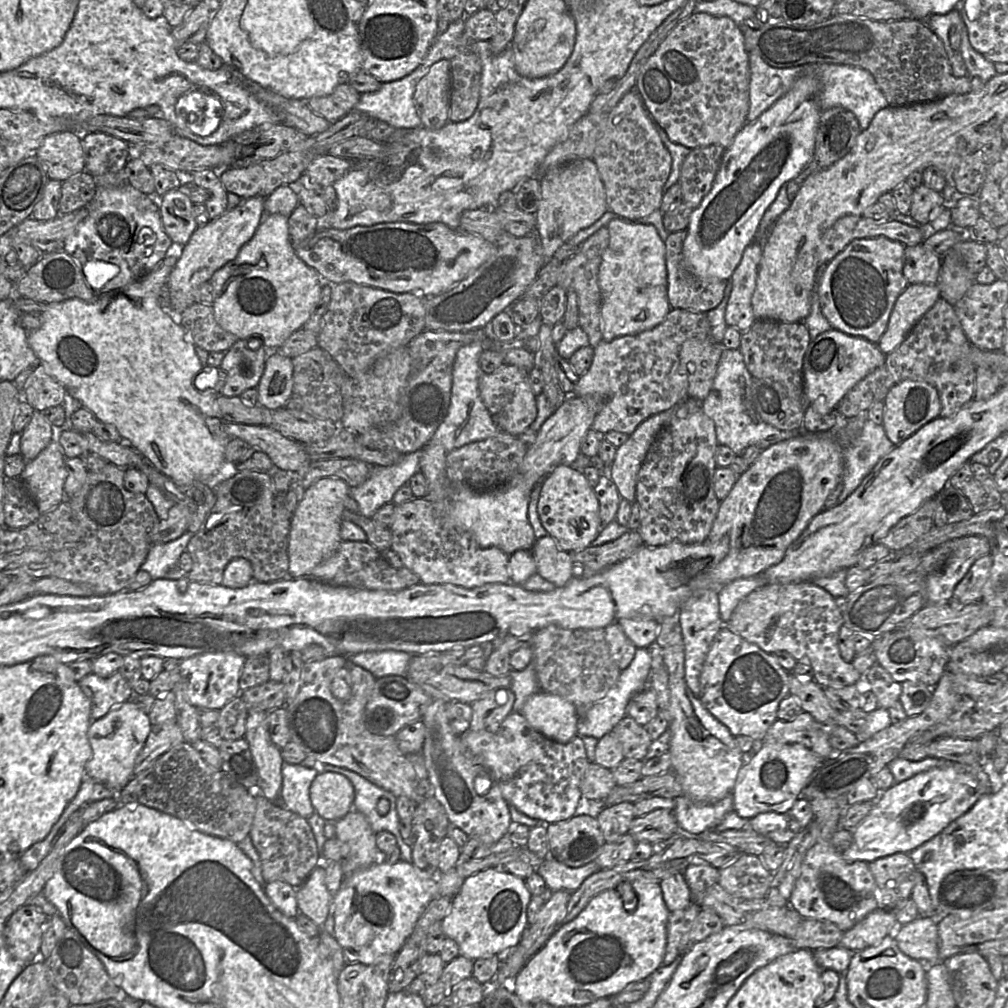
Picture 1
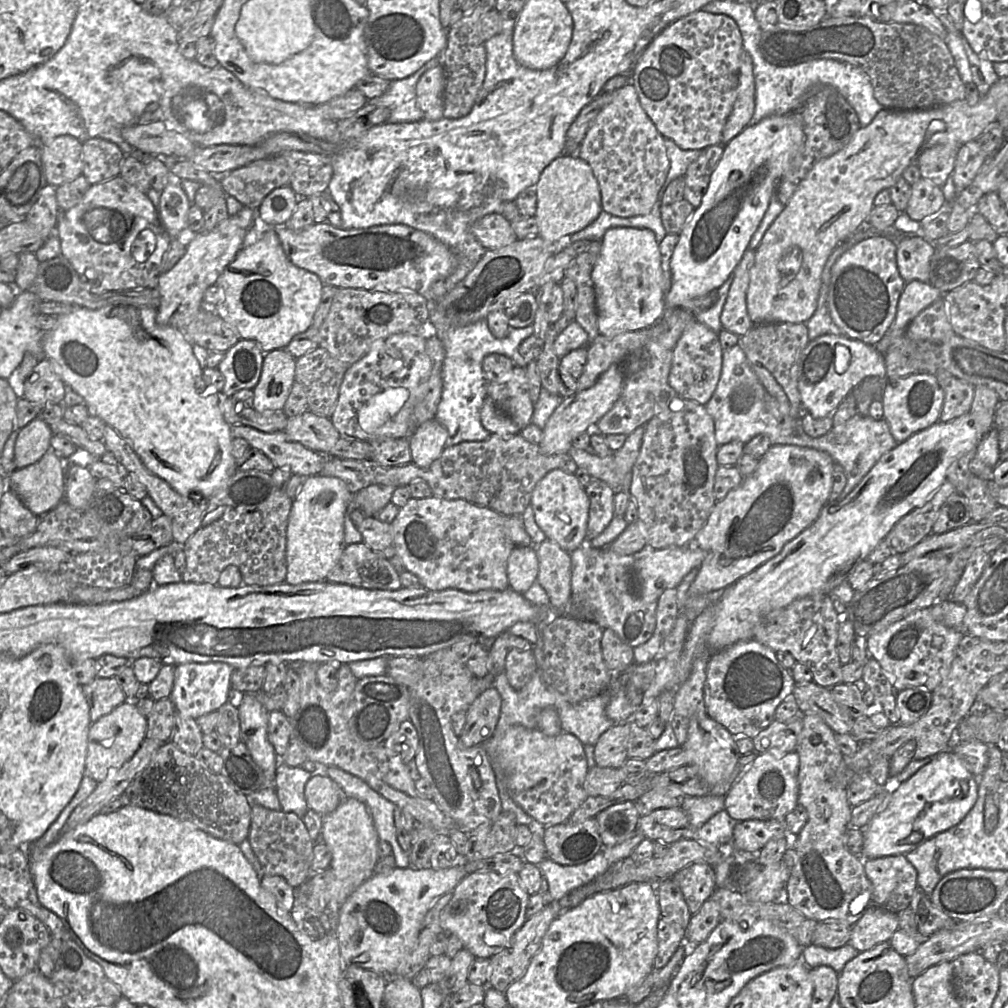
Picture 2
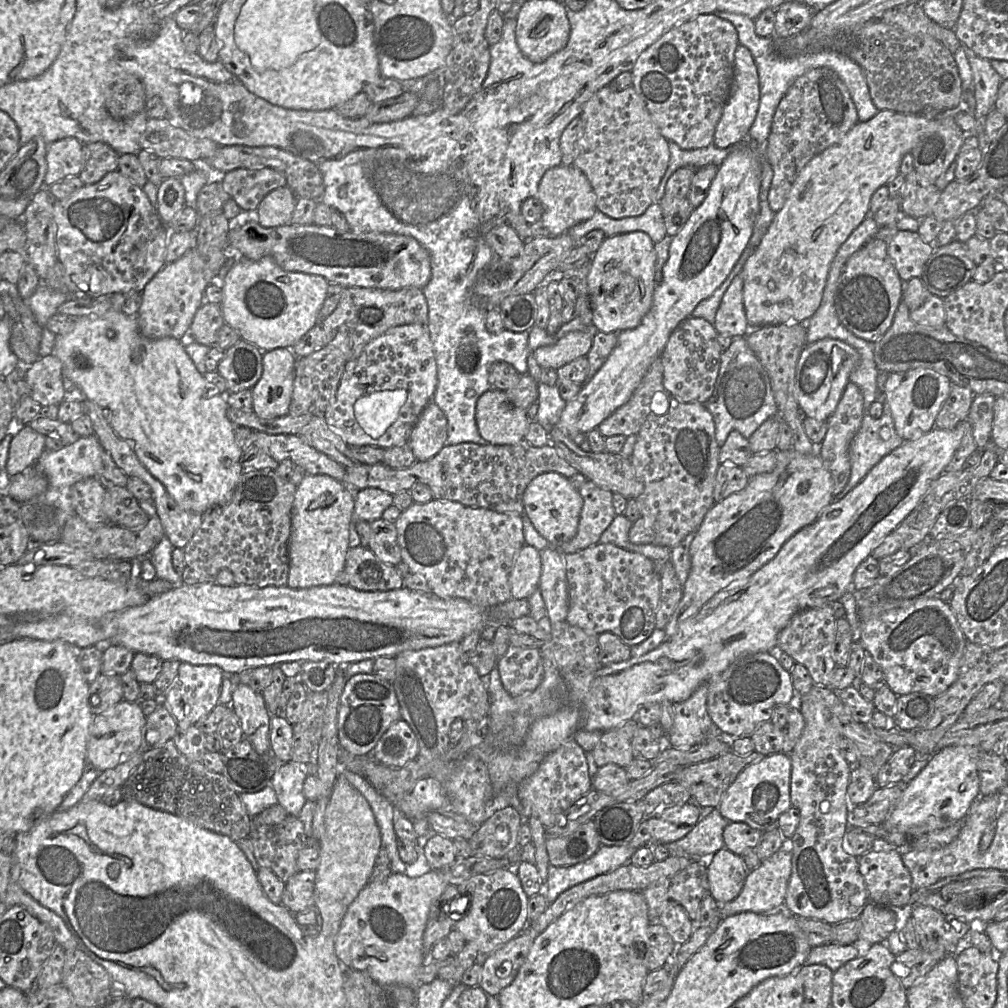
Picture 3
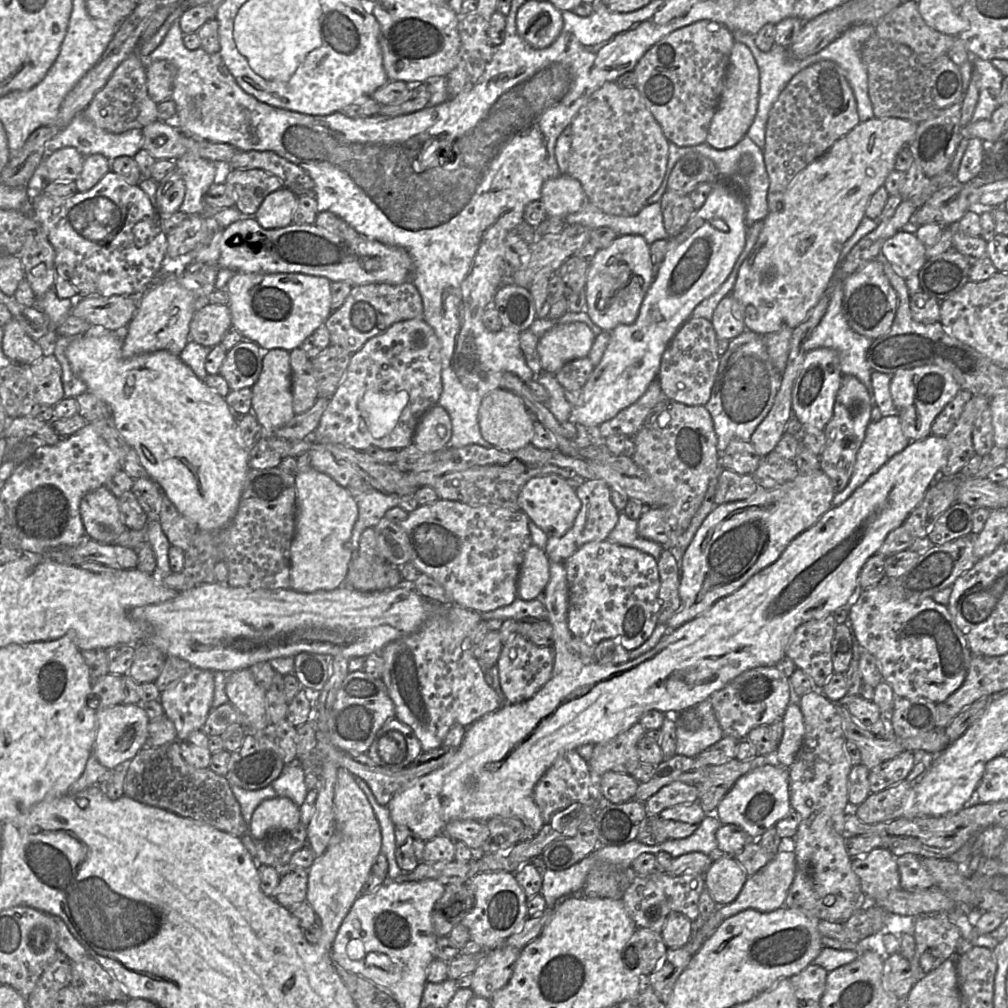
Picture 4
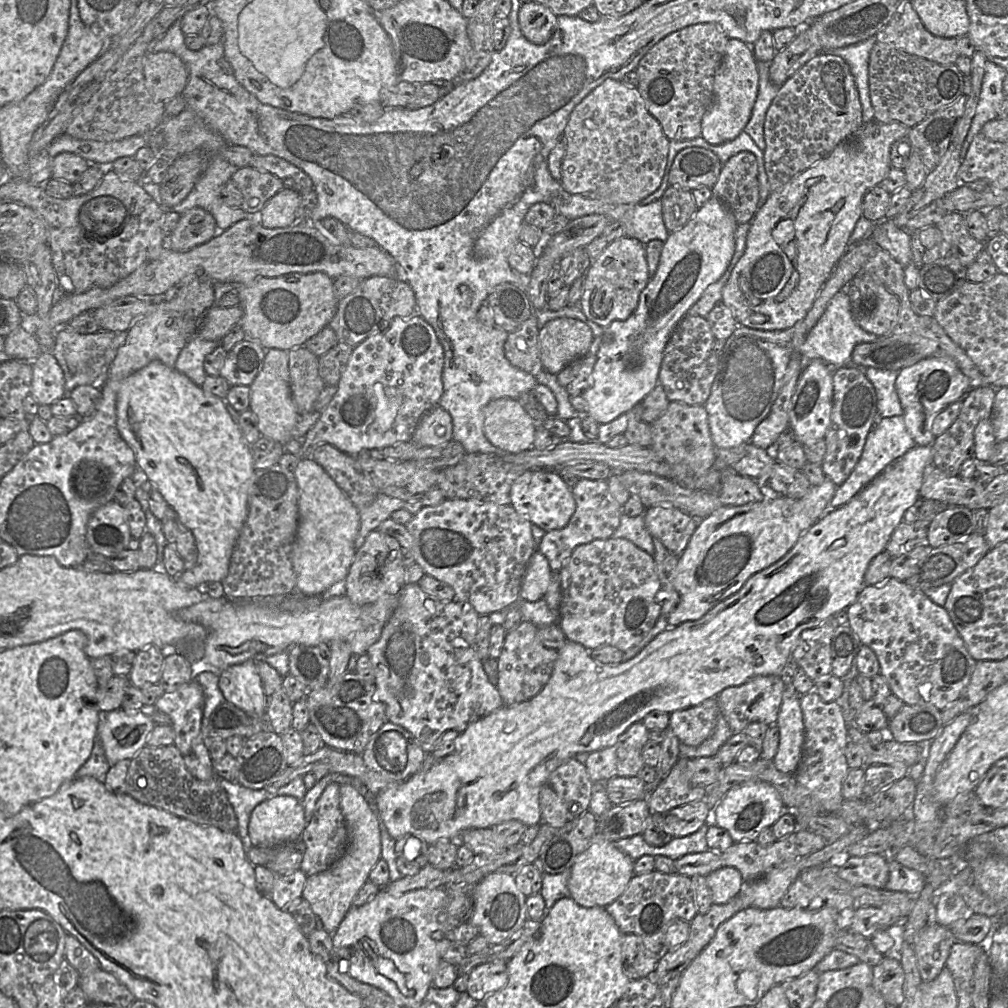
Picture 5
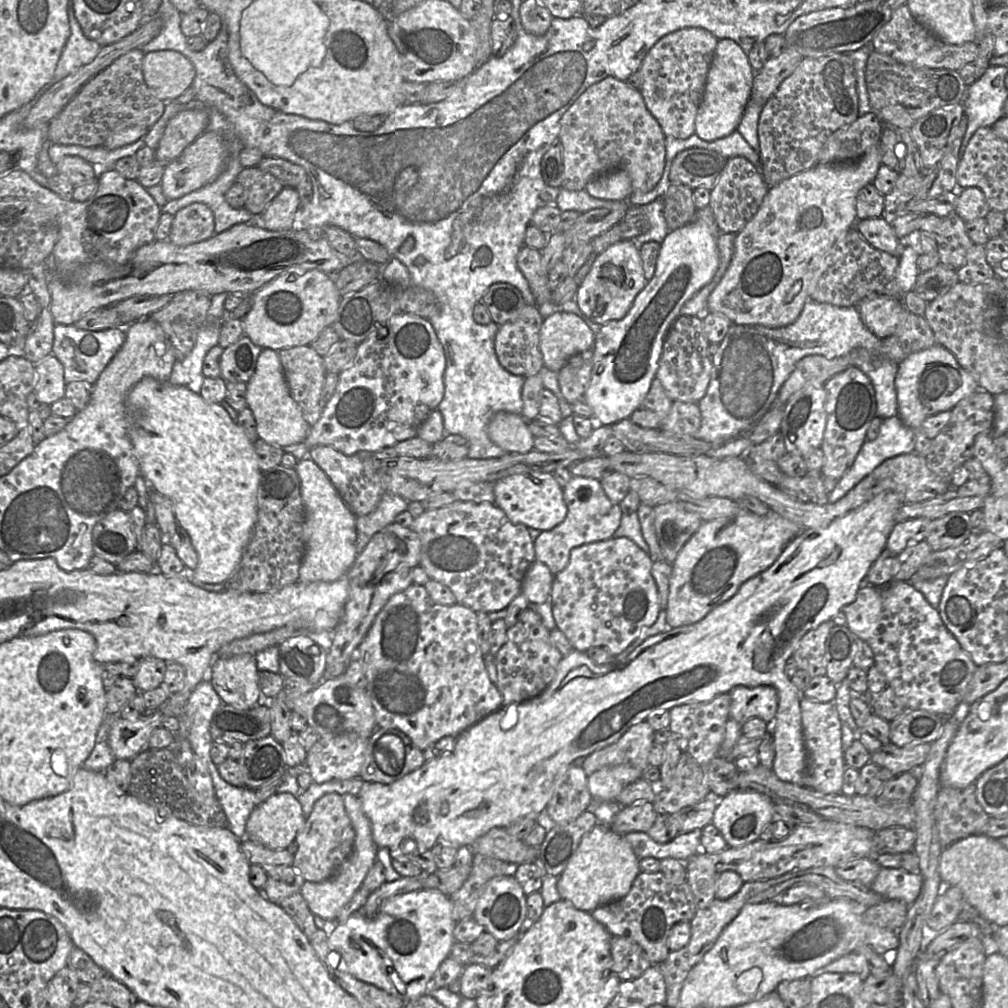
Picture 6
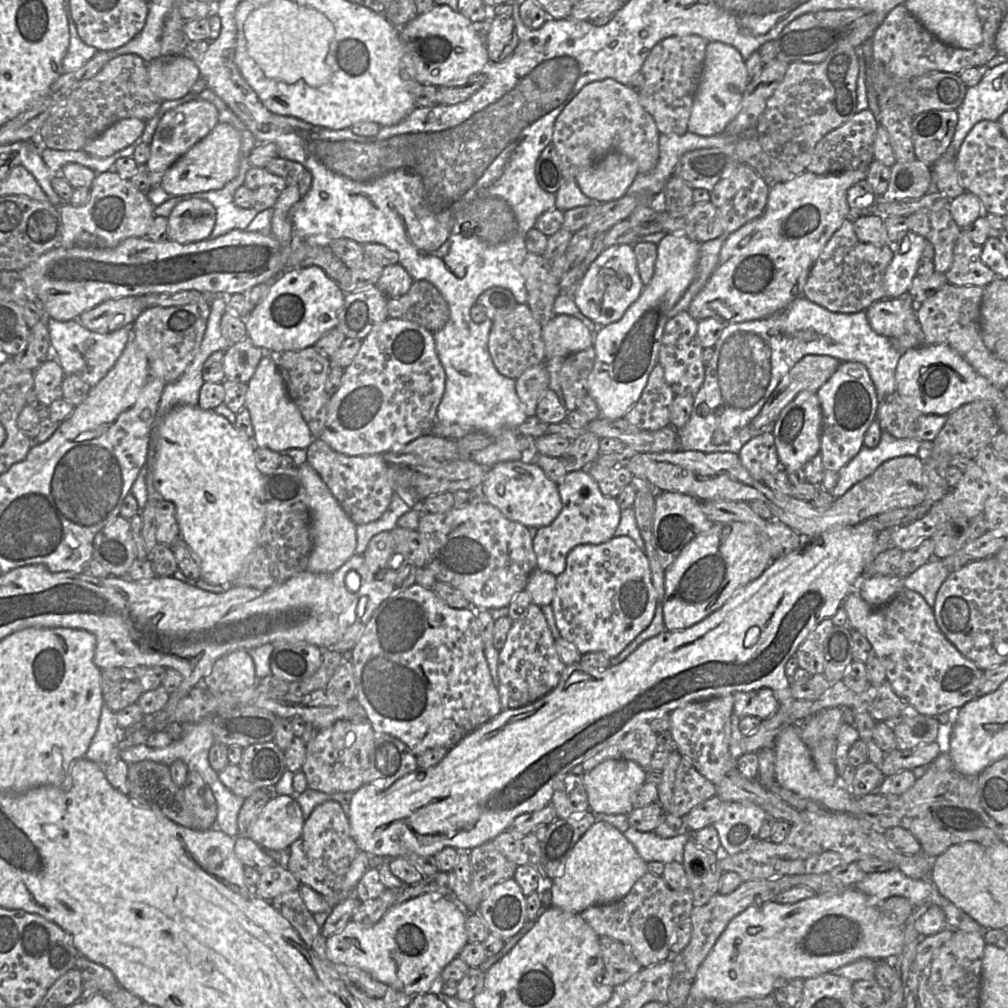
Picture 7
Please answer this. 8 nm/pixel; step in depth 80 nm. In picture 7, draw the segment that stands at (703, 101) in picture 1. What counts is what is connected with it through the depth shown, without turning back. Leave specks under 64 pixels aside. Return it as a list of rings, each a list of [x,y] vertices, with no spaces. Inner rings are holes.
[[[693,34],[671,36],[658,42],[644,61],[641,72],[645,78],[645,84],[639,92],[639,98],[643,108],[654,119],[660,133],[683,135],[688,131],[688,122],[703,71],[703,63],[708,43],[709,41],[703,37]]]

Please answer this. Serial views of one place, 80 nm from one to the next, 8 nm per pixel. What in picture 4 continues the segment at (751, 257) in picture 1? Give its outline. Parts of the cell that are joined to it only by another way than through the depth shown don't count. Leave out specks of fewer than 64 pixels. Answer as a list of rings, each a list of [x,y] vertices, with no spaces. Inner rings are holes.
[[[731,294],[719,302],[711,323],[717,339],[732,340],[747,330],[743,321],[742,307]]]

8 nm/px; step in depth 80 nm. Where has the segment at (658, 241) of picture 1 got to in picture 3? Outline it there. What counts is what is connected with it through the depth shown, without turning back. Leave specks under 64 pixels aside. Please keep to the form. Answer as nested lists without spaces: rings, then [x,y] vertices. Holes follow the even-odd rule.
[[[642,231],[607,236],[591,256],[587,277],[593,325],[604,333],[636,328],[652,306],[656,287],[654,279],[655,243]]]

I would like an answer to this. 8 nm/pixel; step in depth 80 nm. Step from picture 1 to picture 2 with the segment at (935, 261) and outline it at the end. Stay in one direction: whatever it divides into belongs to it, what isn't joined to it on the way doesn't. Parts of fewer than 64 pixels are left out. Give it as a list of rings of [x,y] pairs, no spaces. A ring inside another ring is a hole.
[[[899,235],[896,238],[898,271],[907,283],[912,280],[928,282],[930,260],[936,247],[919,235]]]

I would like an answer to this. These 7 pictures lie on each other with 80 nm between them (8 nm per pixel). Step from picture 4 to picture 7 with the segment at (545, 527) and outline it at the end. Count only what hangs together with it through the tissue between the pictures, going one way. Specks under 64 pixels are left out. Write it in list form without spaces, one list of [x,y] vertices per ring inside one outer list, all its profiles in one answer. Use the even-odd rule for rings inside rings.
[[[528,454],[520,461],[499,462],[488,468],[479,489],[483,500],[498,508],[511,521],[526,527],[549,526],[559,515],[562,501],[558,485],[550,480],[544,471],[533,462],[534,454]]]

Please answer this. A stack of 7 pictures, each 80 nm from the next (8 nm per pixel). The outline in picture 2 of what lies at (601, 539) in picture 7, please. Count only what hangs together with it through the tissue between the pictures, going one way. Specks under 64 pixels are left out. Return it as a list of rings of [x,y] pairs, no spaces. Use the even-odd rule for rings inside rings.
[[[592,478],[585,491],[590,500],[587,533],[584,544],[596,538],[609,525],[614,515],[613,490],[606,482]]]

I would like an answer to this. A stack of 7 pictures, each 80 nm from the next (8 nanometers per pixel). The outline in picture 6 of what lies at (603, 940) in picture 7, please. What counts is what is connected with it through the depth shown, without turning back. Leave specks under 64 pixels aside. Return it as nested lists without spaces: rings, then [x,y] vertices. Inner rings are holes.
[[[613,936],[610,951],[613,971],[621,981],[634,980],[653,965],[642,947],[626,936]]]

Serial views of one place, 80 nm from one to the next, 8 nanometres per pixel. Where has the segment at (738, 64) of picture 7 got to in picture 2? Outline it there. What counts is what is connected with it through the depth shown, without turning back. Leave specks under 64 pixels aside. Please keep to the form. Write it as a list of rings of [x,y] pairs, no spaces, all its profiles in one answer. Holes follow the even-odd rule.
[[[744,50],[739,60],[737,98],[723,131],[722,145],[728,144],[750,123],[755,110],[755,78],[750,55]]]

